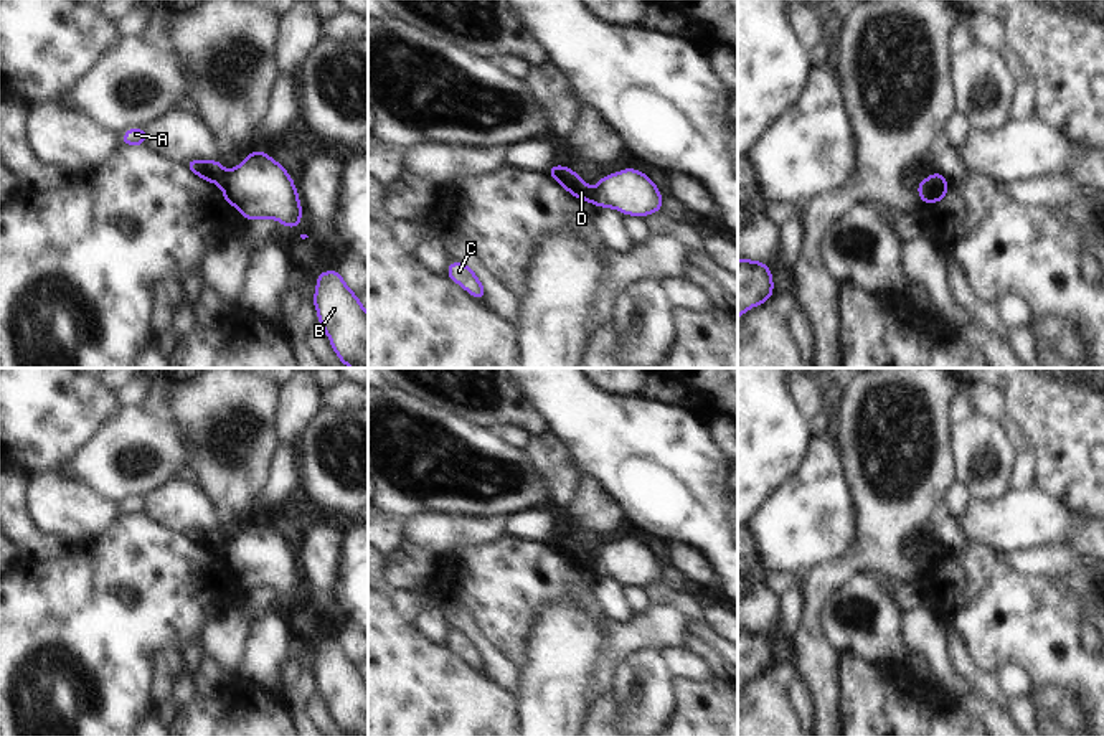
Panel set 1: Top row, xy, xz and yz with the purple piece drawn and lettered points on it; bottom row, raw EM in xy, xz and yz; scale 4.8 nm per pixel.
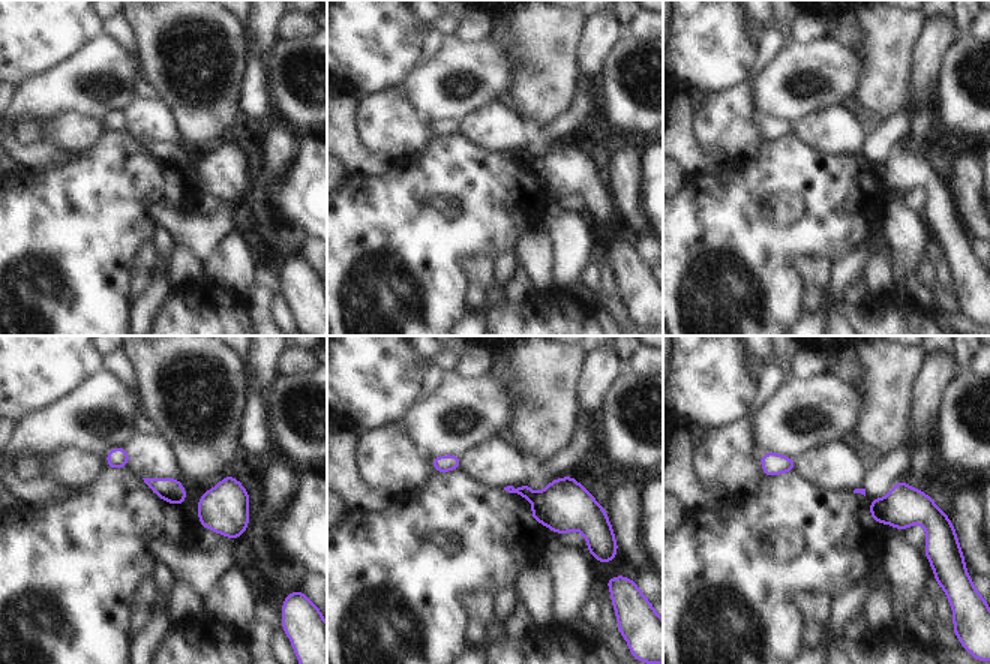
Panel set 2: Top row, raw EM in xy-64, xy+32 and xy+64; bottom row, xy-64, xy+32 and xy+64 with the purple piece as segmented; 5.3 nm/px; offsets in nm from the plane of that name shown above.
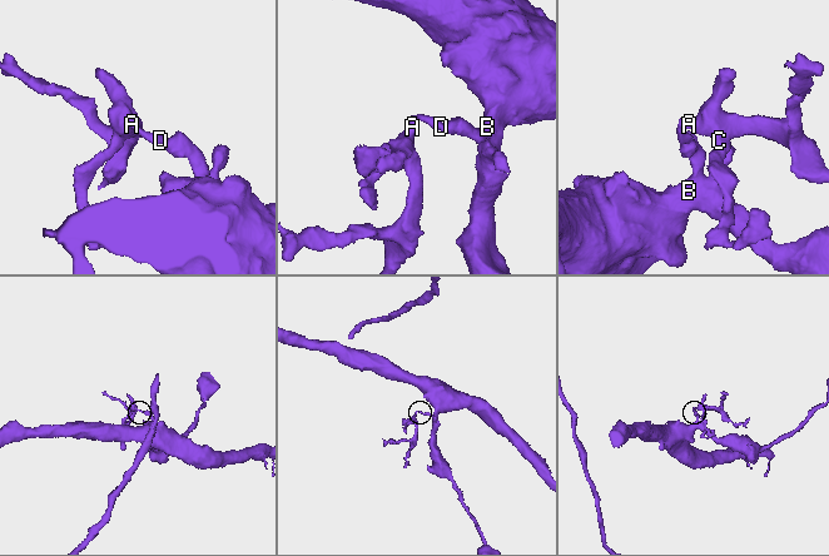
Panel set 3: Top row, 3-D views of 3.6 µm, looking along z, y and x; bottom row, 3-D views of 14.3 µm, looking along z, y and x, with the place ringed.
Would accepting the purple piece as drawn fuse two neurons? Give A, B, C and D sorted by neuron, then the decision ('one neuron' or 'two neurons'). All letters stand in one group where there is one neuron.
A C D / B | two neurons

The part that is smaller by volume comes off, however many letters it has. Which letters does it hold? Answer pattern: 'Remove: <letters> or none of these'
Remove: A, C, D

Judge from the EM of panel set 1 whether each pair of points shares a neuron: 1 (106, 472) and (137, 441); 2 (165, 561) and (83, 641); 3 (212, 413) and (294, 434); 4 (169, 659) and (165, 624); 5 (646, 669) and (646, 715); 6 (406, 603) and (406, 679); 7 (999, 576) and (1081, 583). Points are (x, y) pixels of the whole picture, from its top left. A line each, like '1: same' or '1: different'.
1: same
2: same
3: different
4: different
5: same
6: different
7: different

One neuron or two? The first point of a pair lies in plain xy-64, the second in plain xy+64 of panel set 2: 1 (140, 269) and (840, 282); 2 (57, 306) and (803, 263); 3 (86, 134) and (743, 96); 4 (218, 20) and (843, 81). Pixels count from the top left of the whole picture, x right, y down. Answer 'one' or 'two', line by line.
1: two
2: two
3: one
4: two

